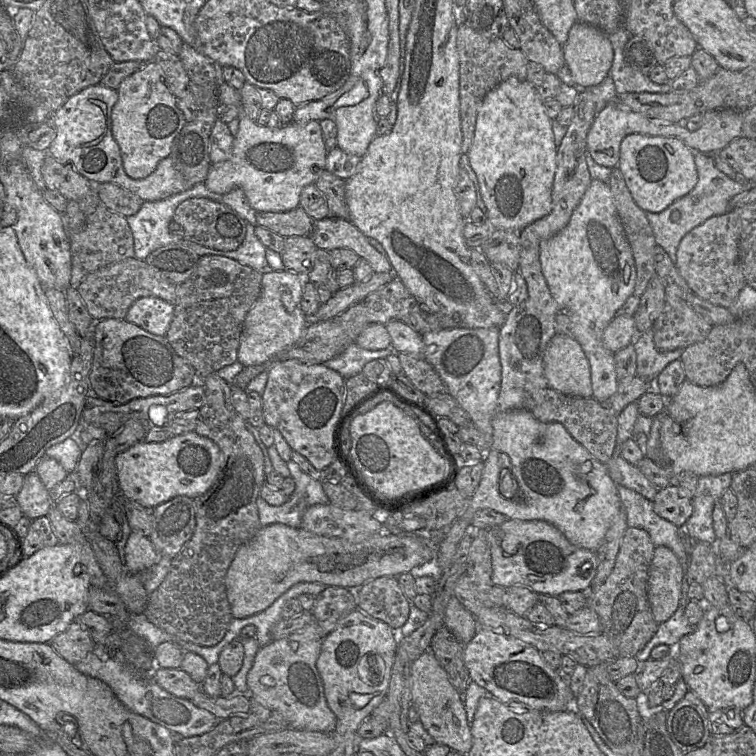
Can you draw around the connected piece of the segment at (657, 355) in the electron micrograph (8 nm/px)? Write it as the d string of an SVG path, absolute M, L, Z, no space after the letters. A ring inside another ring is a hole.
M648 329L642 334L637 334L633 342L636 352L636 375L654 384L654 381L663 369L672 361L681 357L683 349L660 352L654 343L653 329Z

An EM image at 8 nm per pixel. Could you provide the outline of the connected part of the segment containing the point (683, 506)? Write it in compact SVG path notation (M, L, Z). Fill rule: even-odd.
M677 484L659 490L653 500L657 515L681 528L693 513L692 499L681 496Z

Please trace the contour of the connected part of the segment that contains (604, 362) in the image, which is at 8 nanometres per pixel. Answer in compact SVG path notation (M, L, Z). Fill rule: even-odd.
M592 179L567 226L556 235L541 242L540 262L542 273L559 311L565 313L570 319L570 334L579 342L589 361L592 397L601 403L617 391L618 385L614 353L604 347L602 335L608 324L616 317L616 312L633 295L636 282L632 250L607 183Z

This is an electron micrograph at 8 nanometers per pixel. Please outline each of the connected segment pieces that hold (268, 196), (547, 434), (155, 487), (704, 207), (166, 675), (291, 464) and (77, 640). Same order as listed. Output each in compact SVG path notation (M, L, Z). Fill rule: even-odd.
M227 82L218 86L218 100L220 106L233 105L240 108L240 124L234 136L231 156L211 165L204 183L206 188L218 194L240 188L256 212L286 212L300 207L302 189L315 183L326 169L328 149L320 123L312 120L301 125L289 123L281 128L261 126L245 114L240 91Z
M525 409L497 412L492 427L492 445L481 460L484 470L480 483L437 546L436 563L440 571L452 564L459 541L471 532L474 514L487 508L508 519L546 521L557 527L571 544L596 552L621 510L616 484L606 465L577 442L561 423L541 422ZM502 454L509 457L510 469L506 469L518 485L515 498L506 498L500 493Z
M192 431L163 442L139 441L117 455L115 466L124 497L155 508L176 496L195 499L210 489L220 471L221 451L211 439Z
M692 150L698 172L698 181L695 187L685 196L674 201L665 210L659 213L645 212L657 245L668 254L673 264L681 239L693 228L701 225L712 216L729 212L729 201L743 190L743 181L731 179L714 165L710 154Z
M155 667L151 673L151 677L166 691L190 701L202 690L202 685L196 683L181 668Z
M292 459L287 462L295 489L289 499L282 505L272 506L260 496L257 499L259 520L262 525L282 523L293 528L300 528L302 516L307 508L316 504L328 504L322 482L313 479L302 471Z
M73 621L50 641L52 648L67 662L75 665L95 650L95 643L89 632Z

